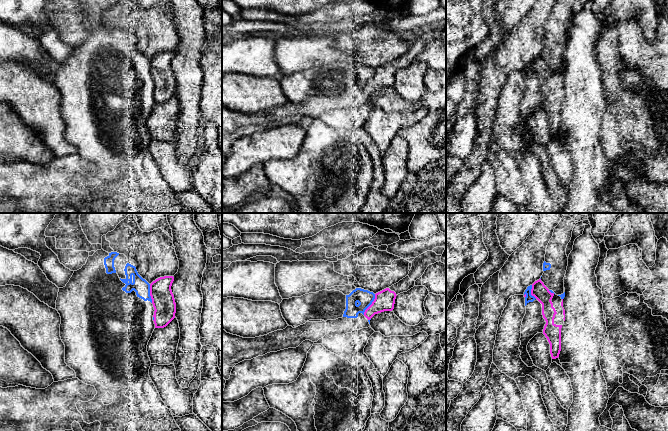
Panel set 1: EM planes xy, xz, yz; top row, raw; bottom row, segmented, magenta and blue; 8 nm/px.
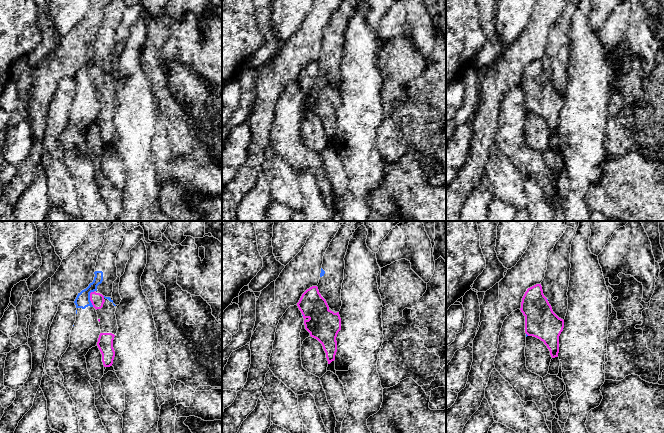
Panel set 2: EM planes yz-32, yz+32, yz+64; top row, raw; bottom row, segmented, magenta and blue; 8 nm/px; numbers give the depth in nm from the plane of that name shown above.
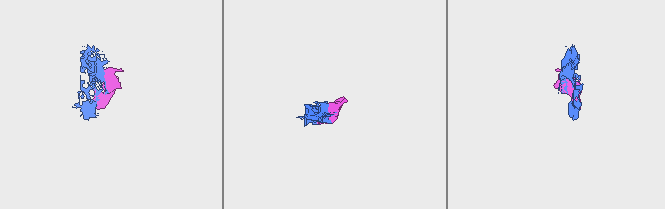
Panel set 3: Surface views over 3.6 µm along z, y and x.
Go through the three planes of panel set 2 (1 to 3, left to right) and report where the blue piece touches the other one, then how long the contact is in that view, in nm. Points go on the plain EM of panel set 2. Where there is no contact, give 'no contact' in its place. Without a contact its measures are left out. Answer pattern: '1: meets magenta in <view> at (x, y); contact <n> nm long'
1: meets magenta in yz-32 at (90, 74); contact 140 nm long
2: no contact
3: meets magenta in yz+64 at (527, 110); contact 30 nm long

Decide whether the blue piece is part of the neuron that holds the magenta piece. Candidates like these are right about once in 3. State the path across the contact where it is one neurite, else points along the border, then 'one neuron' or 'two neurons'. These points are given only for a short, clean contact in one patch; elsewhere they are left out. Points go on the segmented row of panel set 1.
two neurons

